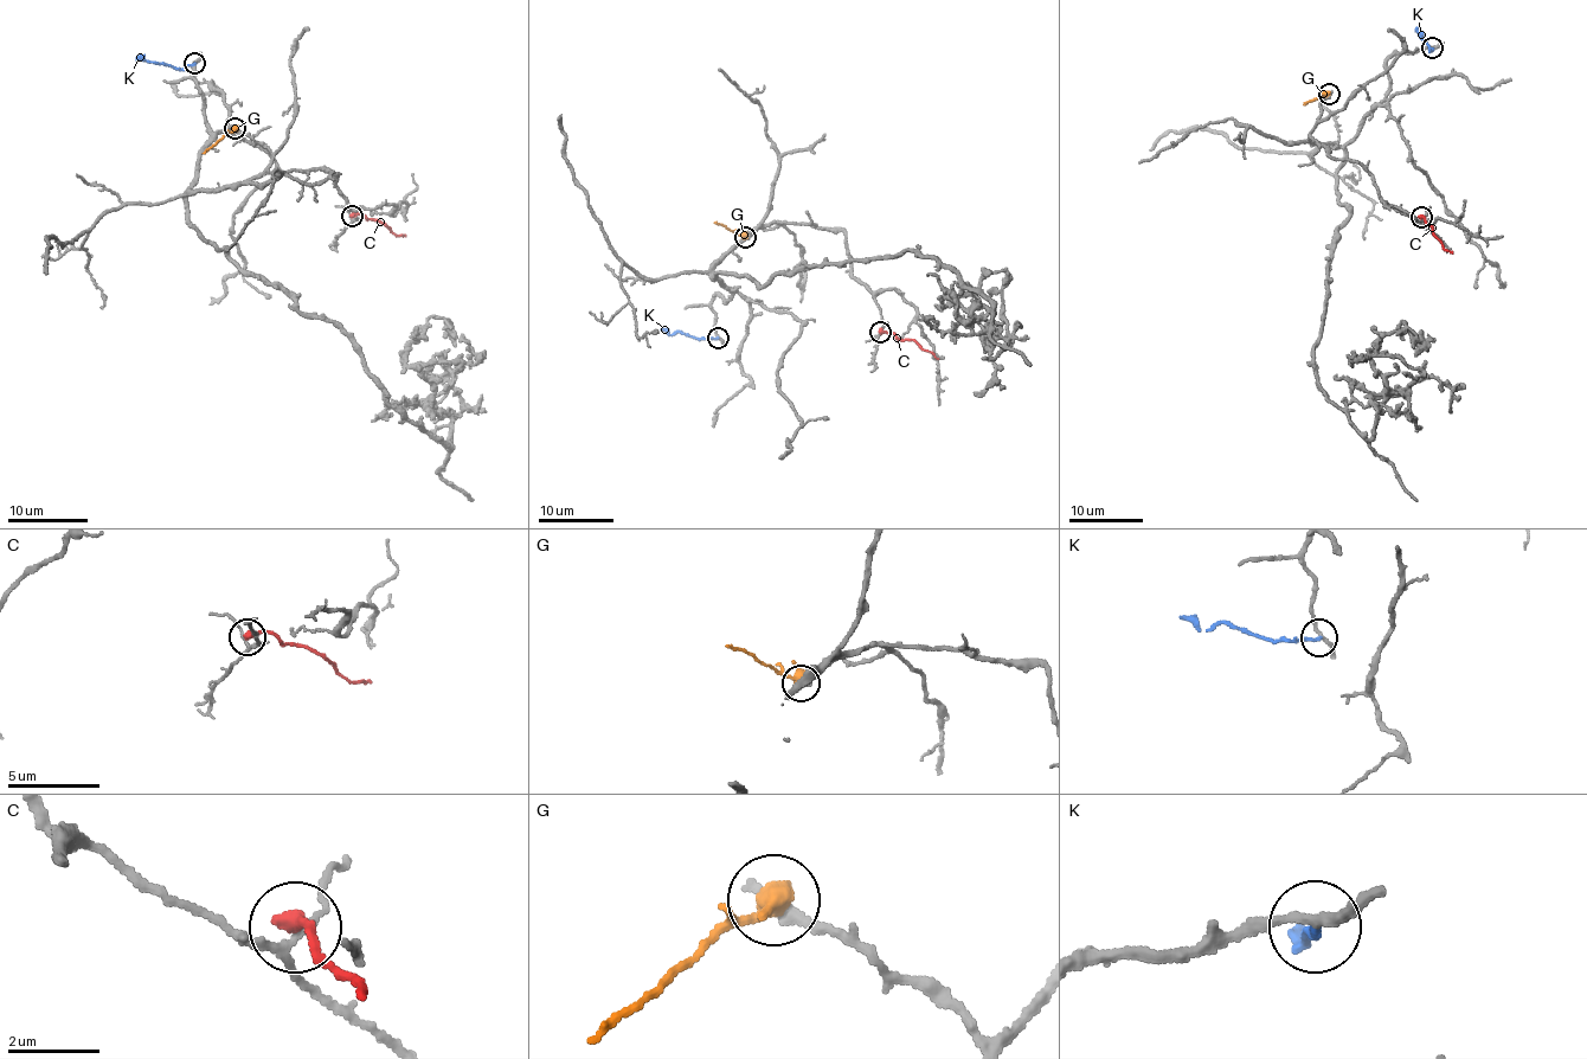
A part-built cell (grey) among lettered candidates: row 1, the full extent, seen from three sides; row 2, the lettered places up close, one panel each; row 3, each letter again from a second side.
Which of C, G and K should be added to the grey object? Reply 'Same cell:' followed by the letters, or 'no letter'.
Same cell: no letter

